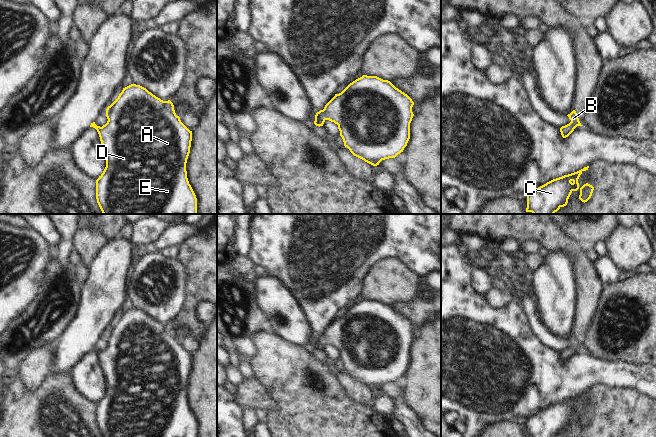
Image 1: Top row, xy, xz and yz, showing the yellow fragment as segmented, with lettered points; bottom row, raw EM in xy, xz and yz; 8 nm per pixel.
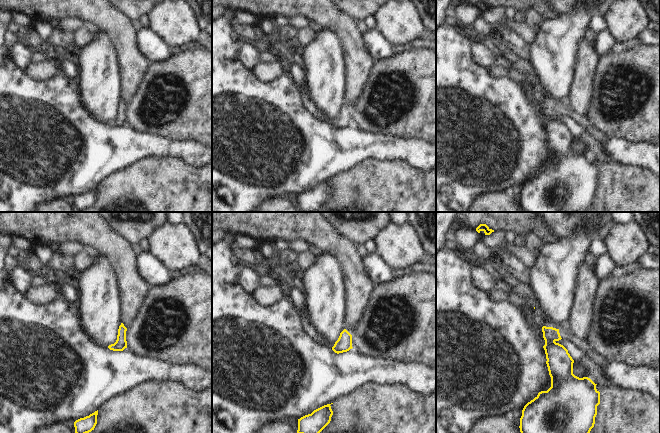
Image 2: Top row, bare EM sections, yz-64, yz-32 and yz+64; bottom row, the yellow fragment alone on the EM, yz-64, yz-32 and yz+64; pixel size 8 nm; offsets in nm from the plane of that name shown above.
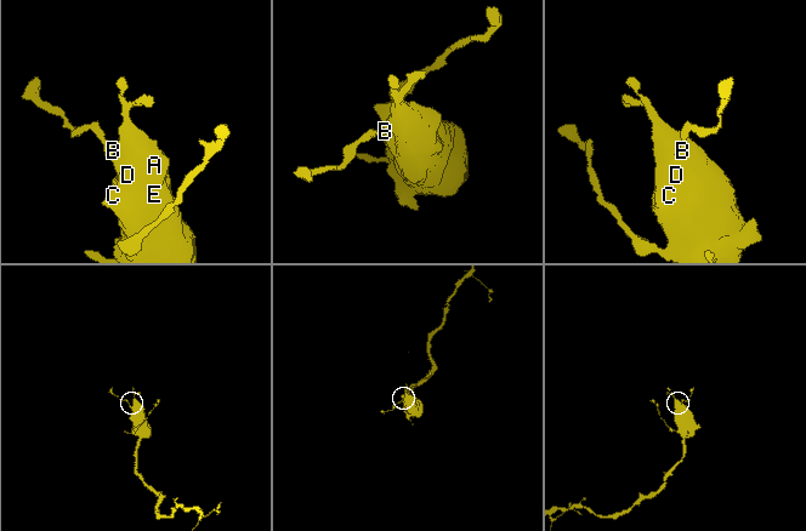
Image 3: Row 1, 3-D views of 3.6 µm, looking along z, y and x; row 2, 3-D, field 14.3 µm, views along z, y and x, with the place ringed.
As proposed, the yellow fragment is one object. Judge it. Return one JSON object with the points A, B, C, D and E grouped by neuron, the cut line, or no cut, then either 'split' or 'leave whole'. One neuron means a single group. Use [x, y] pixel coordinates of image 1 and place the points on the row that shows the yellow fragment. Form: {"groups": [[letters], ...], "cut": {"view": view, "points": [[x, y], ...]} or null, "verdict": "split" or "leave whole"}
{"groups": [["A", "B", "C", "D", "E"]], "cut": null, "verdict": "leave whole"}

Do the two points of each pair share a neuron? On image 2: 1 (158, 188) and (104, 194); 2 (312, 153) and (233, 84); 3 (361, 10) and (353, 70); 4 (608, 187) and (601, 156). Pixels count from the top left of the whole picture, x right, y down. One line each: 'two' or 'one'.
1: one
2: one
3: two
4: two

